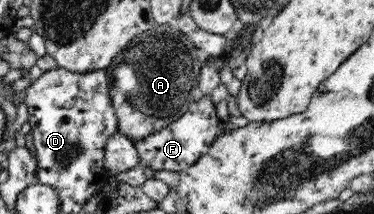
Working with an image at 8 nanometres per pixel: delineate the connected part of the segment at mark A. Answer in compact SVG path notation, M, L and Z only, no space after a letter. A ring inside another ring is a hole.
M175 24L156 25L135 36L128 43L118 59L112 60L112 65L107 68L110 75L110 98L119 122L118 133L134 142L141 141L152 133L160 132L162 128L188 112L189 104L201 97L198 87L201 59L197 50L198 48L184 33L180 32Z

